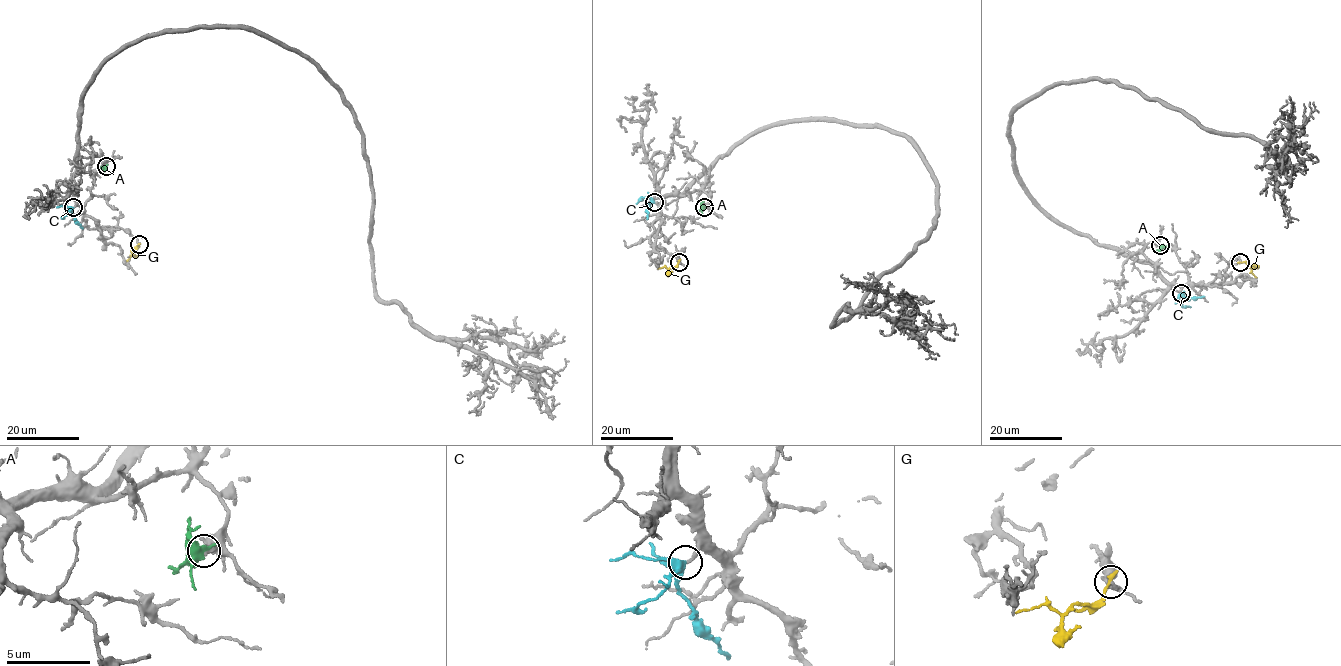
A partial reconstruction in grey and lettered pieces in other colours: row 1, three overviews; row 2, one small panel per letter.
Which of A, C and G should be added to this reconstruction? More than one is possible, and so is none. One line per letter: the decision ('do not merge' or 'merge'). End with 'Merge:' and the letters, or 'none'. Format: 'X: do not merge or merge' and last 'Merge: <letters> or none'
A: do not merge
C: merge
G: do not merge
Merge: C

